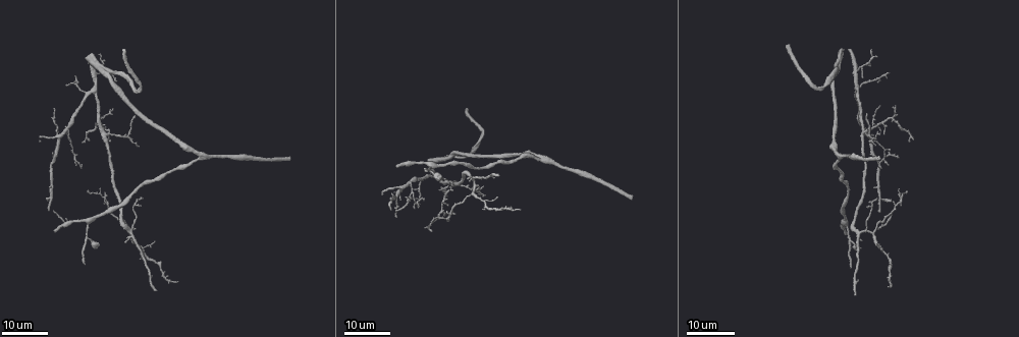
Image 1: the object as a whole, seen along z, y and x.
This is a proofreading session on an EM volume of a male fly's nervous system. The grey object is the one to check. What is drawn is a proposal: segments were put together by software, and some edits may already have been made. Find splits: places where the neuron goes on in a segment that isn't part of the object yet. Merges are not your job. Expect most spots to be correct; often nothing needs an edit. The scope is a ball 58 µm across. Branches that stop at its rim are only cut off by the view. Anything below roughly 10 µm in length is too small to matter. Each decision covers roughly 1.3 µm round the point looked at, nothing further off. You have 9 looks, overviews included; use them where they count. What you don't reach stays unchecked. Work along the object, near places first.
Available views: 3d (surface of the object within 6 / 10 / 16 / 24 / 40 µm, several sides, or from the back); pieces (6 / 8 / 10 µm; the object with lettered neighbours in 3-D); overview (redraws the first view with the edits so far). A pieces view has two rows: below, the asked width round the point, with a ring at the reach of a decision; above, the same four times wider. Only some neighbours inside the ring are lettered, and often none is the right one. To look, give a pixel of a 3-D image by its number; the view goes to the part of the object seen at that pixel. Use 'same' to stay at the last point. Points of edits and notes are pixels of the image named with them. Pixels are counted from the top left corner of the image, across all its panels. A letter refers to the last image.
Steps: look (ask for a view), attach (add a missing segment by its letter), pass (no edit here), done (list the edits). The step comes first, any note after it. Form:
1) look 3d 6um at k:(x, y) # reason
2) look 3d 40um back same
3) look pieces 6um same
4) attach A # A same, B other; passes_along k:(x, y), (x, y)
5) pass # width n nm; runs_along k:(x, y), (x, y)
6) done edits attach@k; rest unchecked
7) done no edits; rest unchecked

look 3d 24um at 1:(440, 179) # free end

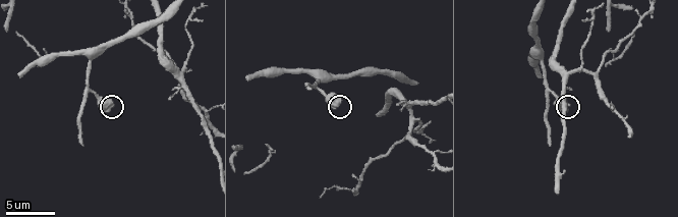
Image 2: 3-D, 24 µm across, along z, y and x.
look pieces 10um at 2:(108, 108) # see the neighbours

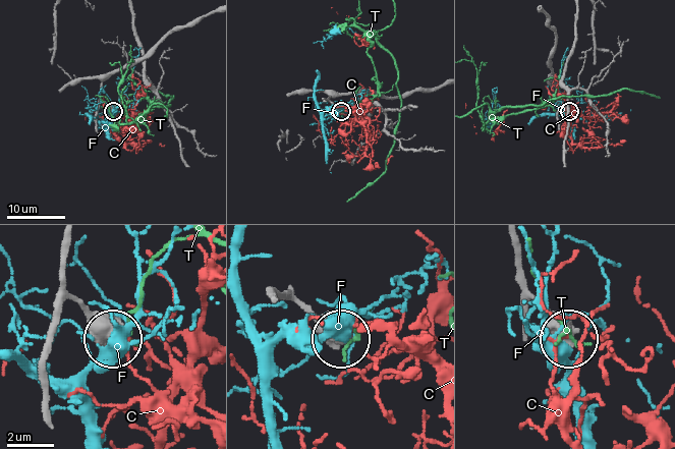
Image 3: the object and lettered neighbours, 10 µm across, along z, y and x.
pass # C other, F other, T other; none of them fits

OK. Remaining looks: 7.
look 3d 16um at 1:(908, 139) # tapers out

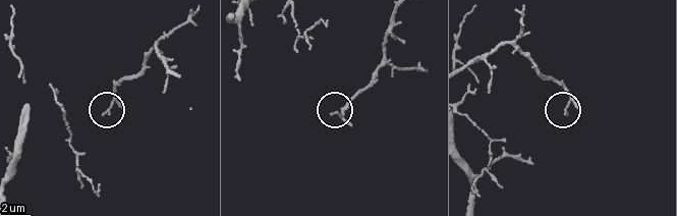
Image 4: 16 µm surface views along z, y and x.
look pieces 6um at 4:(332, 112)

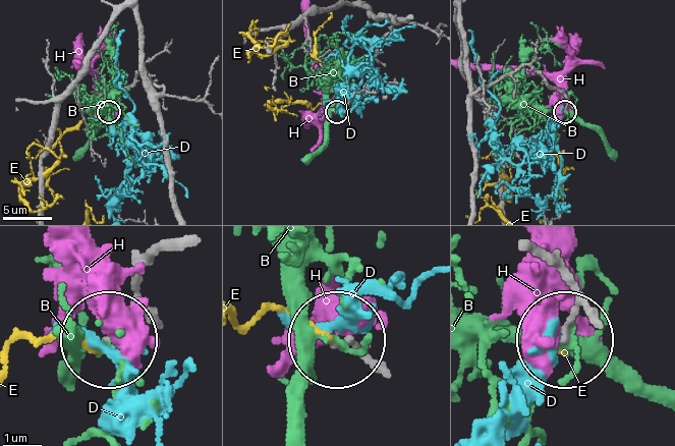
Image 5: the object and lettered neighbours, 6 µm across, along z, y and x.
pass # B other, D other, E other, H other; runs_along 5:(545, 257), (574, 305), (565, 332); no lettered segment goes on from it

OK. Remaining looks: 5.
look 3d 16um at 1:(116, 81) # an open end

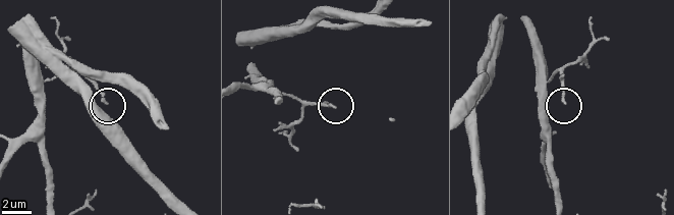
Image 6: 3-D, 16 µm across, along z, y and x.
look pieces 8um at 6:(566, 104)

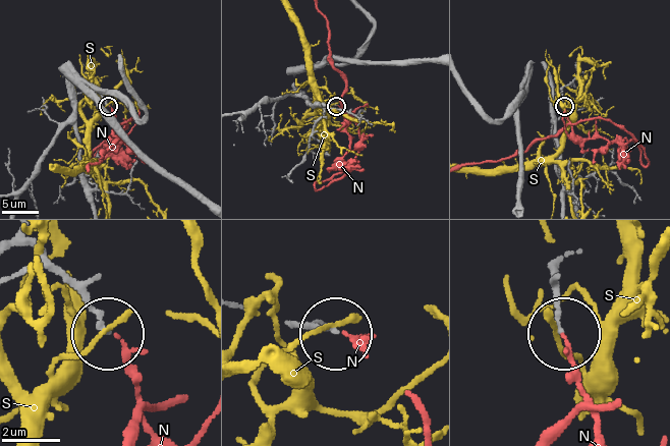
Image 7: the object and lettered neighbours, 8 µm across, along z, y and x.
pass # width 180 nm; N other, S other; runs_along 7:(11, 277), (47, 268), (103, 329); none of them fits

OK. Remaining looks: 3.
look 3d 24um at 1:(894, 107) # tapers out

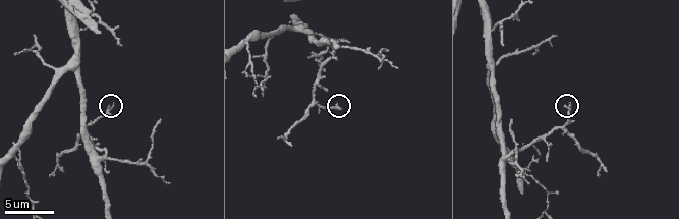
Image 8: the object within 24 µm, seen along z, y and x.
look pieces 6um at 8:(569, 106)

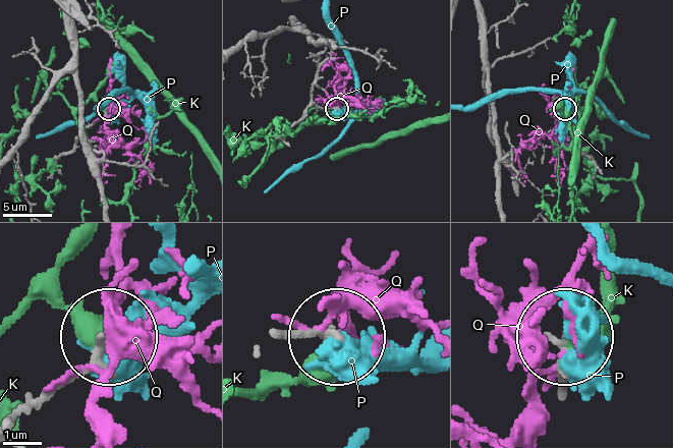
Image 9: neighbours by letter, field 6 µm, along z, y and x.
pass # width 180 nm; K other, P other, Q other; none of them fits

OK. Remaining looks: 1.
done no edits; rest unchecked

